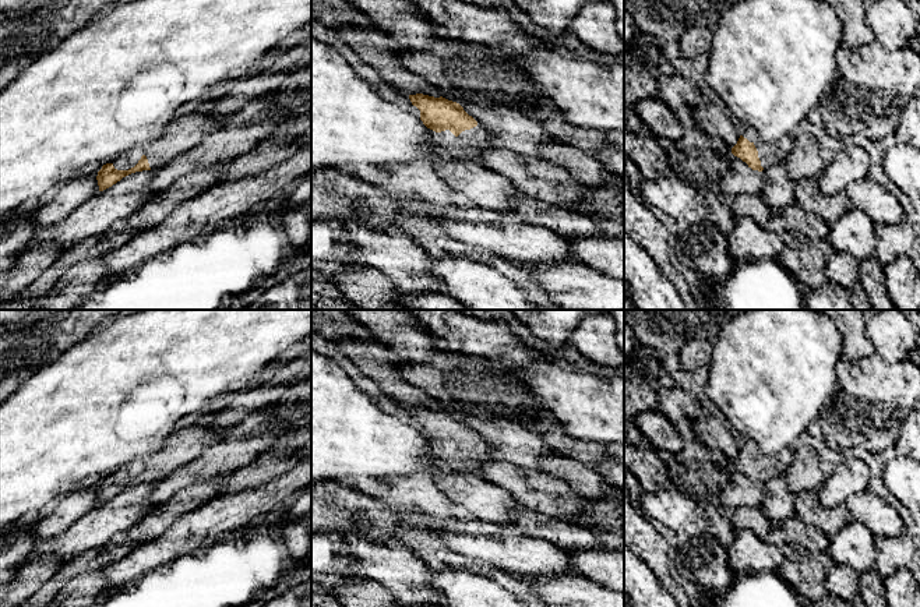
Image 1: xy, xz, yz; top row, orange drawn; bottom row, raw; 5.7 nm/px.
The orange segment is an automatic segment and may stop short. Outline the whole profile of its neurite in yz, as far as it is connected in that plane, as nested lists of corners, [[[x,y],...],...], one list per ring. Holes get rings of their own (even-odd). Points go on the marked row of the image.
[[[745,127],[745,131],[732,148],[732,153],[758,172],[762,172],[778,156],[776,151],[771,145],[764,144],[751,127]]]

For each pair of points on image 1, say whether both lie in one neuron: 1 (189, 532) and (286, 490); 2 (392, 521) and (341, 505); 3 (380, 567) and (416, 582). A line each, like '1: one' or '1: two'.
1: one
2: one
3: one

